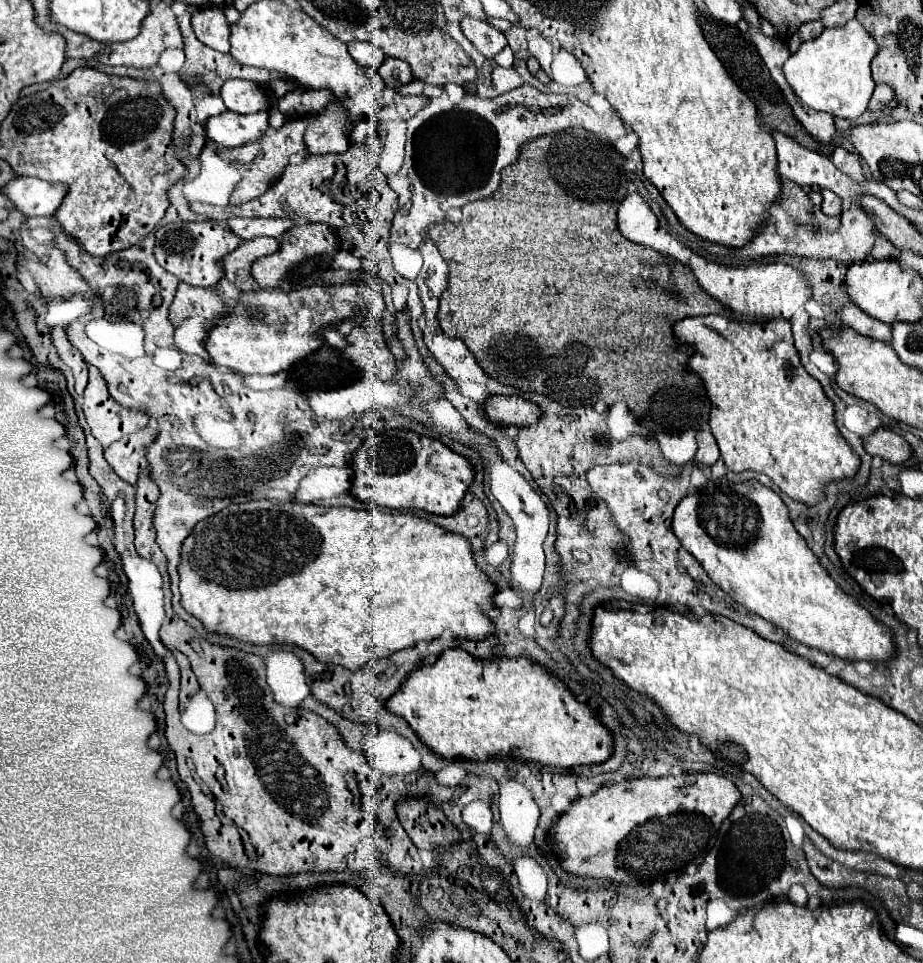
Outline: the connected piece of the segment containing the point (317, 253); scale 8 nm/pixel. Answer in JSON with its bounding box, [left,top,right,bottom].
[253,222,341,292]

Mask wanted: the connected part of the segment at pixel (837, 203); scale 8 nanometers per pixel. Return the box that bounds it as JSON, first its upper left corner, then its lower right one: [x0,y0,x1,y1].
[821,190,841,216]

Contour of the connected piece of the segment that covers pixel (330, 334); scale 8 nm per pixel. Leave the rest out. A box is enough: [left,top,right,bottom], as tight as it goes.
[321,328,349,350]

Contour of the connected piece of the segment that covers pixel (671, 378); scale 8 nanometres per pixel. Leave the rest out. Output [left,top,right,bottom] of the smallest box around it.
[429,128,733,434]

